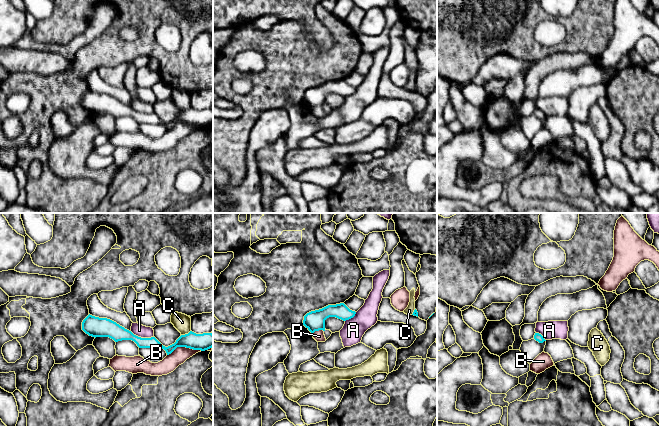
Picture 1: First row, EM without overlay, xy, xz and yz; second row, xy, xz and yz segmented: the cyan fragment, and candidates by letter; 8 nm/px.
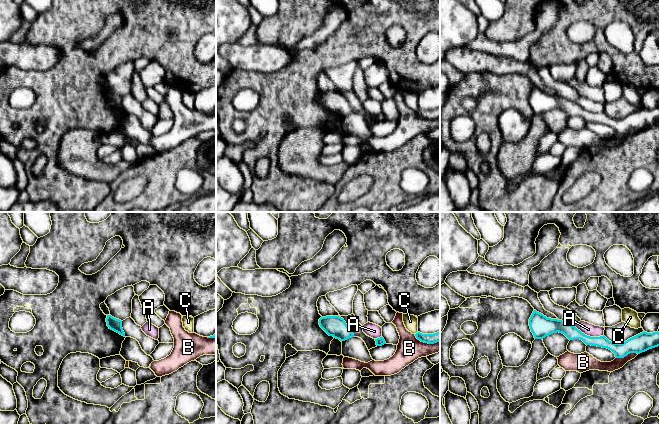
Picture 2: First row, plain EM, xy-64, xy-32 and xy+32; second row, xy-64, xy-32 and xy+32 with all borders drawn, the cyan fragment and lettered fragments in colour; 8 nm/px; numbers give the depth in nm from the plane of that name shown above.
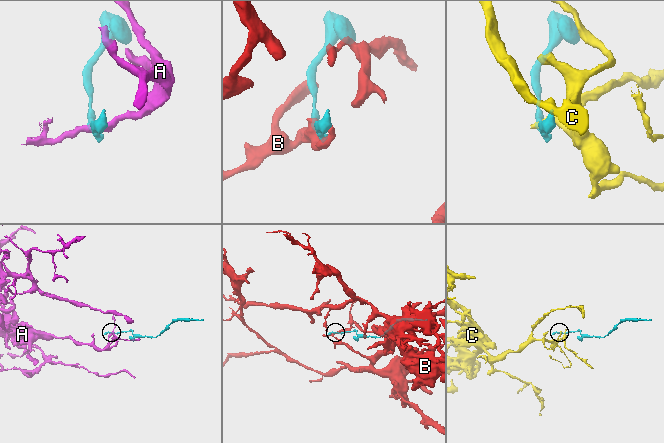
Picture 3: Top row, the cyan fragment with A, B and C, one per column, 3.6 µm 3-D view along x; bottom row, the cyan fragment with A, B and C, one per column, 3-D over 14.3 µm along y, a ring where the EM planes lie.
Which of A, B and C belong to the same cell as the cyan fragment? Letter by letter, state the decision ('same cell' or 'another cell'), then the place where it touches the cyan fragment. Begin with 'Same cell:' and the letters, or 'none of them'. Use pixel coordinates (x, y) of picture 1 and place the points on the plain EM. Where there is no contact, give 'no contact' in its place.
Same cell: none of them
A: another cell | xy (142, 114)
B: another cell | xy (184, 122)
C: another cell | xy (185, 110)

